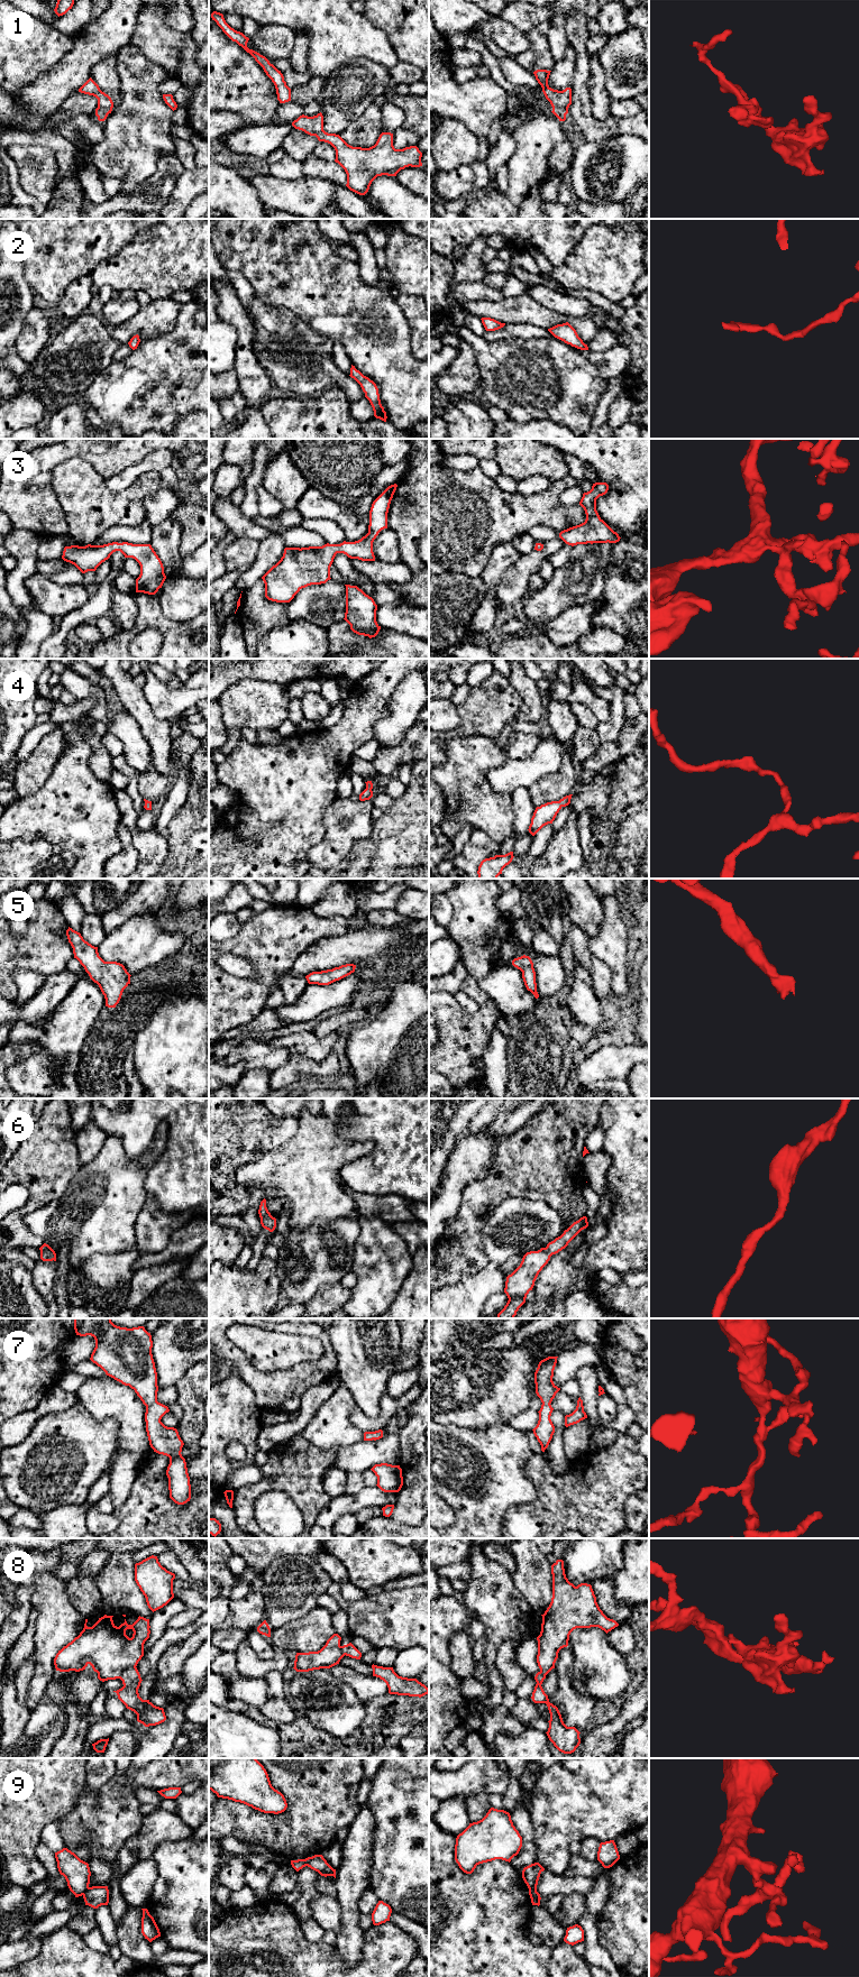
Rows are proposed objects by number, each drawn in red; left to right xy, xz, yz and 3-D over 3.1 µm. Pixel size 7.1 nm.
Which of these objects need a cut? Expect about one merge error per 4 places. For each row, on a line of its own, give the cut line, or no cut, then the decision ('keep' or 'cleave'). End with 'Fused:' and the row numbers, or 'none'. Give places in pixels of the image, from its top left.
1: no cut | keep
2: no cut | keep
3: no cut | keep
4: no cut | keep
5: no cut | keep
6: no cut | keep
7: no cut | keep
8: xy (135, 1666), (128, 1667), (119, 1677) | cleave
9: xy (89, 1887), (82, 1894) | cleave
Fused: 8, 9

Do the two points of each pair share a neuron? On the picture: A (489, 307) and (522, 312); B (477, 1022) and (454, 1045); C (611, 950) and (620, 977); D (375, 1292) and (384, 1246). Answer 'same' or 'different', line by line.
A: same
B: same
C: same
D: same

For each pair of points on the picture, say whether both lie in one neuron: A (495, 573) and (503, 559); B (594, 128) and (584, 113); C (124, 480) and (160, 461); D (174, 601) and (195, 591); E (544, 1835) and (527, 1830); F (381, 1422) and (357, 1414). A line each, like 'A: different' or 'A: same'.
A: same
B: same
C: same
D: same
E: different
F: same

